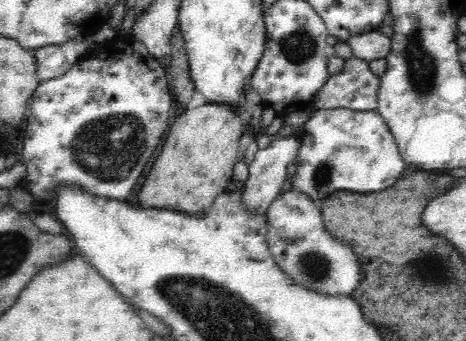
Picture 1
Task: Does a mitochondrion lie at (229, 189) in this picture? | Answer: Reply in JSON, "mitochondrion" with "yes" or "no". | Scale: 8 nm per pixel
{"mitochondrion":"no"}

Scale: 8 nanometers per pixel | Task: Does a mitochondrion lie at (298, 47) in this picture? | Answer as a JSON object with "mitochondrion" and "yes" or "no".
{"mitochondrion":"yes"}

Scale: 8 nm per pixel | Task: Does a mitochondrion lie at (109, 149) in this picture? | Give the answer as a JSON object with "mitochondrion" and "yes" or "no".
{"mitochondrion":"yes"}

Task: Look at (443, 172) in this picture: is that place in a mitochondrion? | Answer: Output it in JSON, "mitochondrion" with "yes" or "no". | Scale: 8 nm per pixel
{"mitochondrion":"no"}

